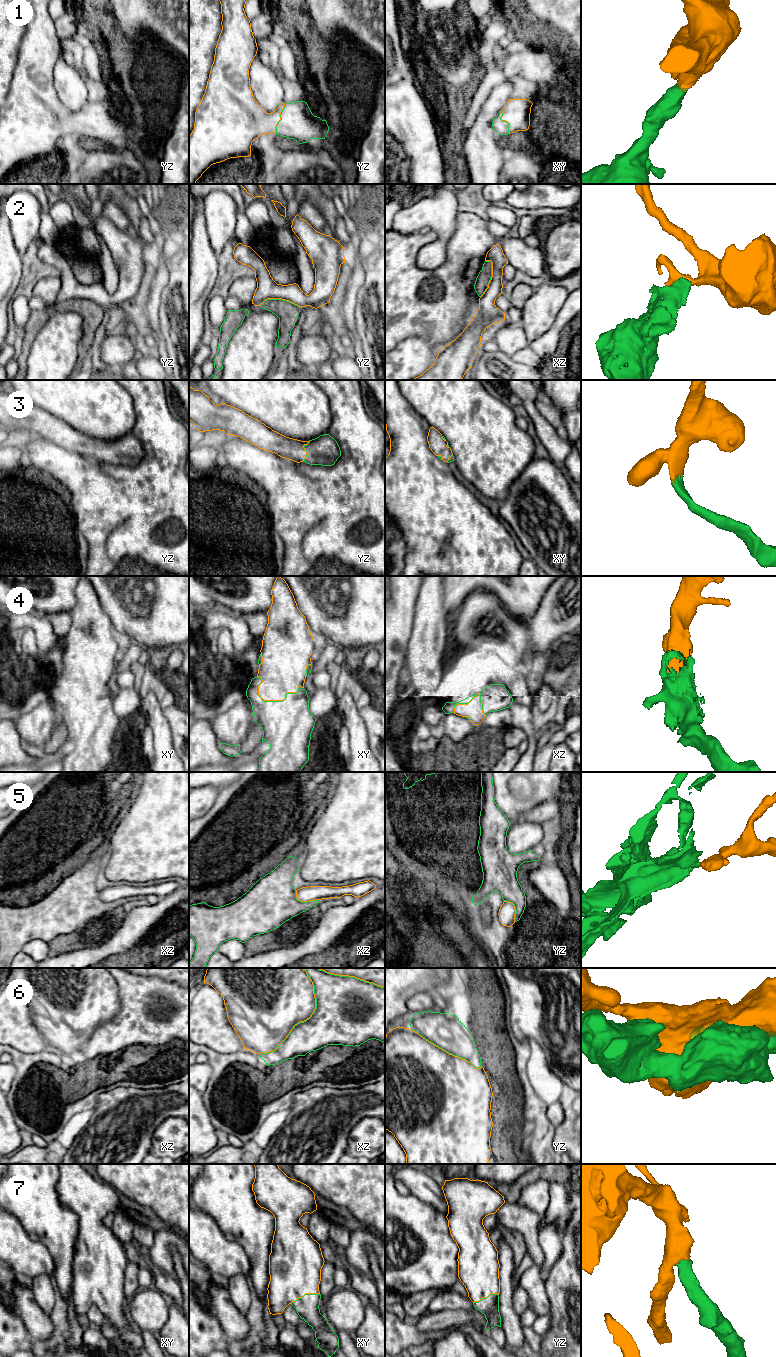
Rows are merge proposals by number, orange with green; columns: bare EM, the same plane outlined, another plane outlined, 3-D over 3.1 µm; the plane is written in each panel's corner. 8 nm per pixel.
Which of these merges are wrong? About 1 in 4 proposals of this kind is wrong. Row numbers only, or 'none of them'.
2, 5, 6

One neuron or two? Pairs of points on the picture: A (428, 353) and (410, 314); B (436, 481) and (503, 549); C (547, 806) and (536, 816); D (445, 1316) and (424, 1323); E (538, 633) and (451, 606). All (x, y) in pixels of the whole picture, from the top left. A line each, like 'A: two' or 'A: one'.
A: two
B: one
C: one
D: one
E: two

